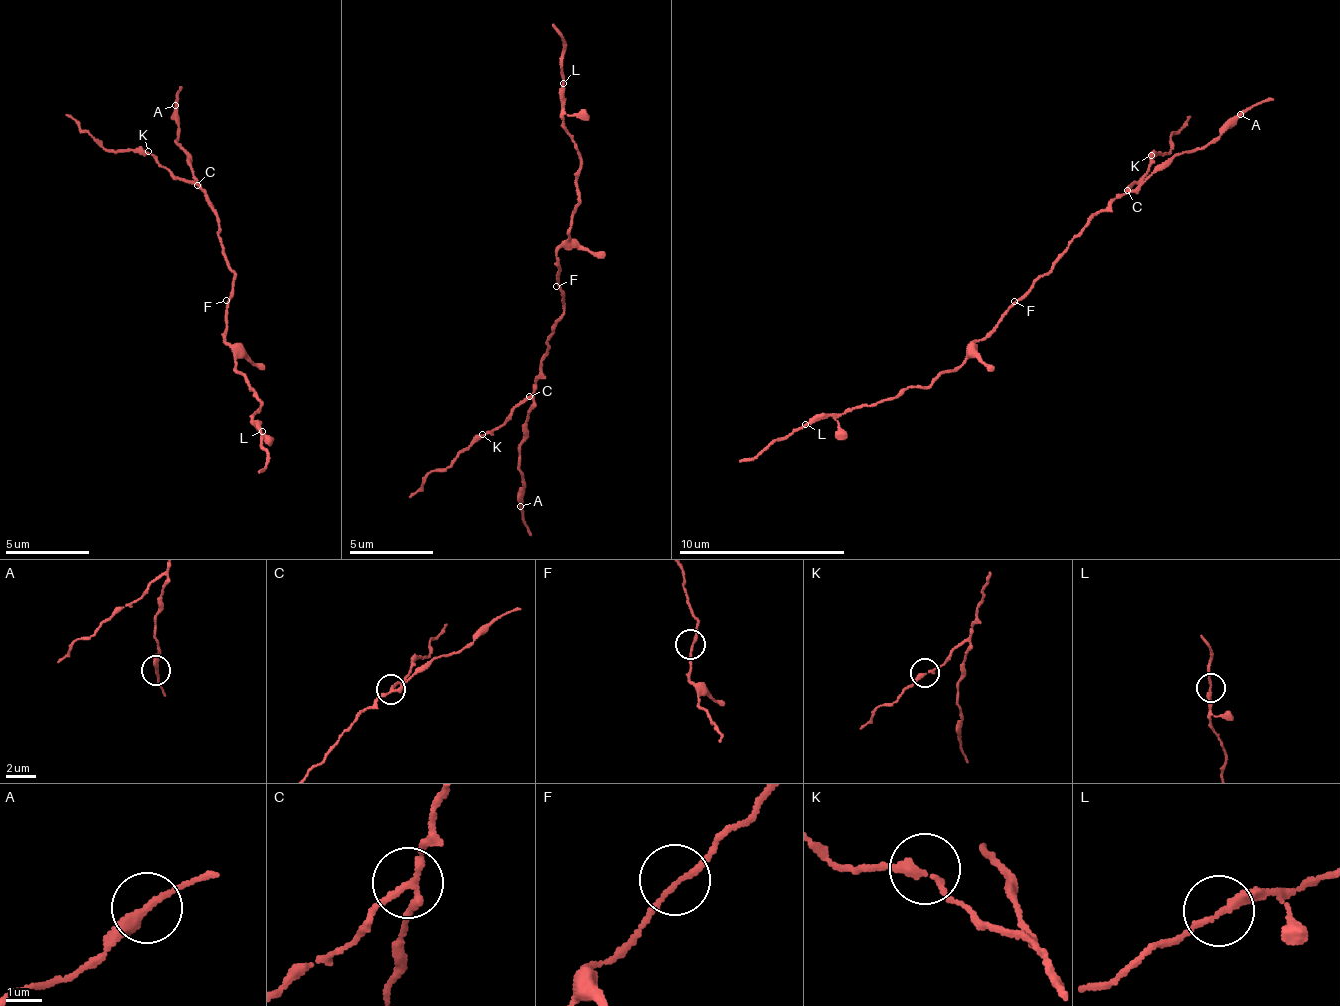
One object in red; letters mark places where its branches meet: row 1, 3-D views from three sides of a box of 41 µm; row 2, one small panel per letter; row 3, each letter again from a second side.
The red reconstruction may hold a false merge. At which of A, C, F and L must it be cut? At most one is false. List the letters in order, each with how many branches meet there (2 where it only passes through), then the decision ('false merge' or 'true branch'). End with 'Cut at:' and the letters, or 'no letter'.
A: 2 branches meet; true branch
C: 3 branches meet; false merge
F: 2 branches meet; true branch
L: 2 branches meet; true branch
Cut at: C

